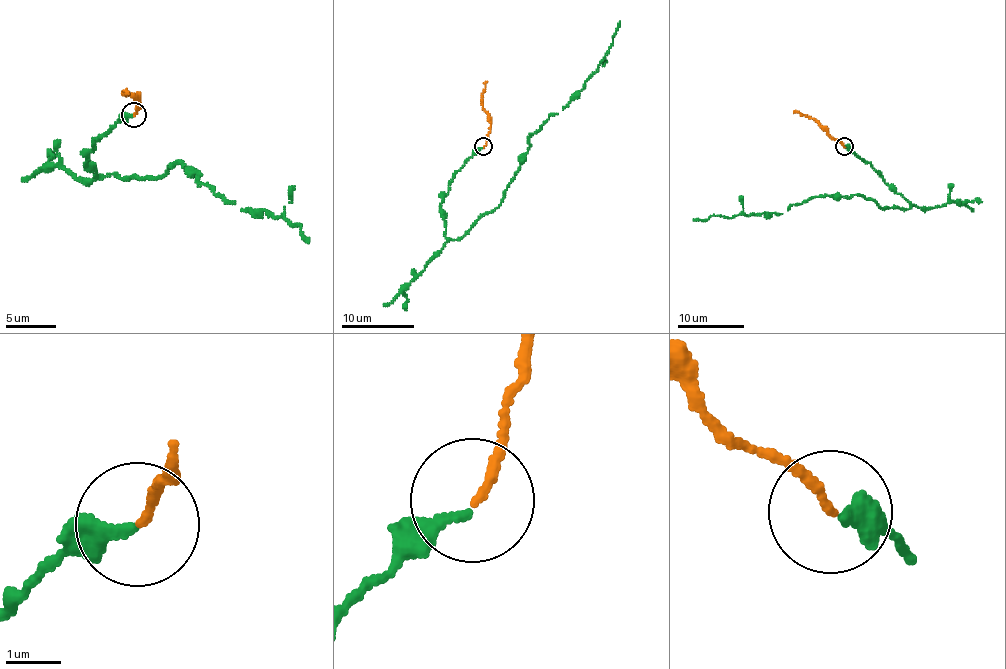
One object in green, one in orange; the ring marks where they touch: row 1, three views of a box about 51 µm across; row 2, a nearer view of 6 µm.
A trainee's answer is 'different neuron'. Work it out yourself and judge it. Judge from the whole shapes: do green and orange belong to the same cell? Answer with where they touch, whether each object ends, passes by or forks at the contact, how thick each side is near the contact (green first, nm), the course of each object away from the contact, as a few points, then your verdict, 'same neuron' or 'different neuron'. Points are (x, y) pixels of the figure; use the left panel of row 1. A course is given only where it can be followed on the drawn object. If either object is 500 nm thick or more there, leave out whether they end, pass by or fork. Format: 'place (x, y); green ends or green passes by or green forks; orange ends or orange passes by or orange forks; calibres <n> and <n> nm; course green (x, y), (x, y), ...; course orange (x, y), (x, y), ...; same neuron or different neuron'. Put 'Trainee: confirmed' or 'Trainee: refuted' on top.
Trainee: refuted
place (133, 115); green ends; orange ends; calibres 200 and 140 nm; course green (134, 115), (92, 140), (87, 166), (100, 177), (159, 177), (180, 162), (246, 212), (301, 226), (308, 240); course orange (134, 115), (139, 101), (126, 93), (128, 91); same neuron

